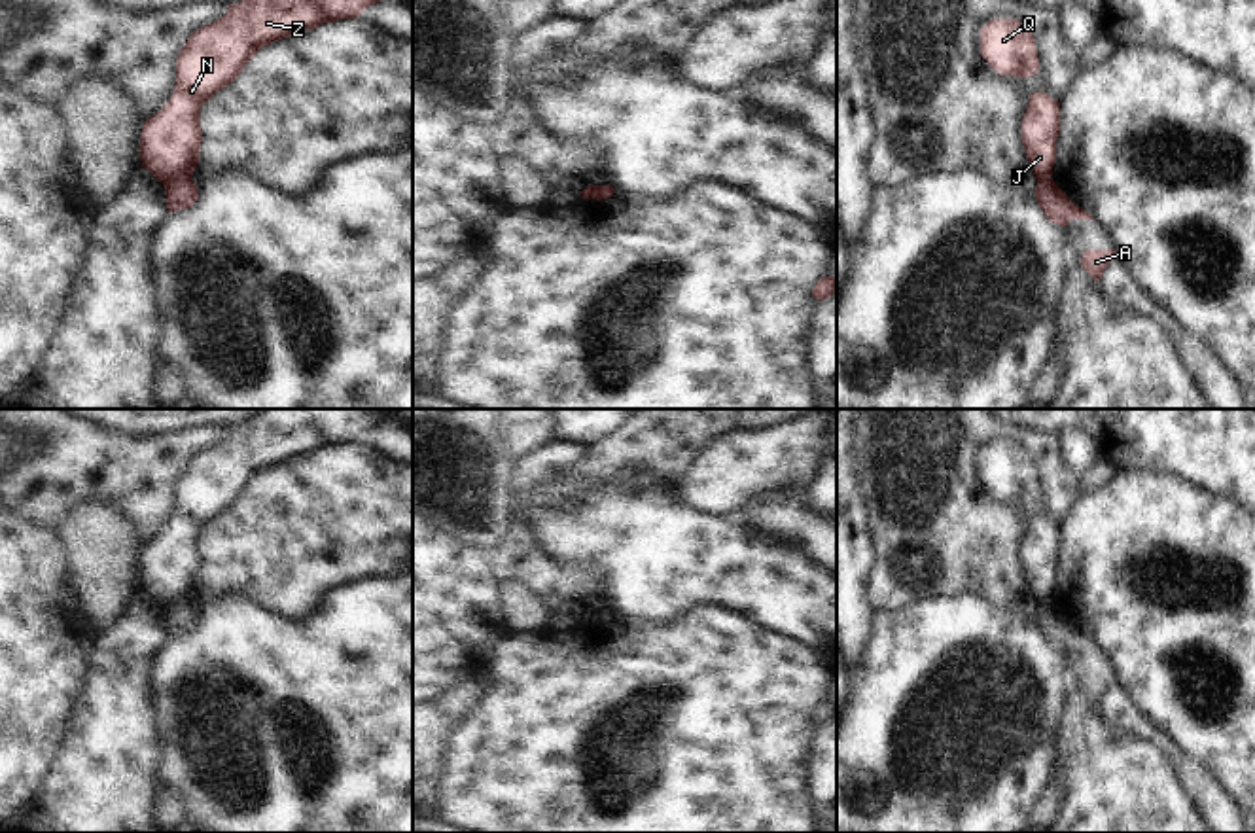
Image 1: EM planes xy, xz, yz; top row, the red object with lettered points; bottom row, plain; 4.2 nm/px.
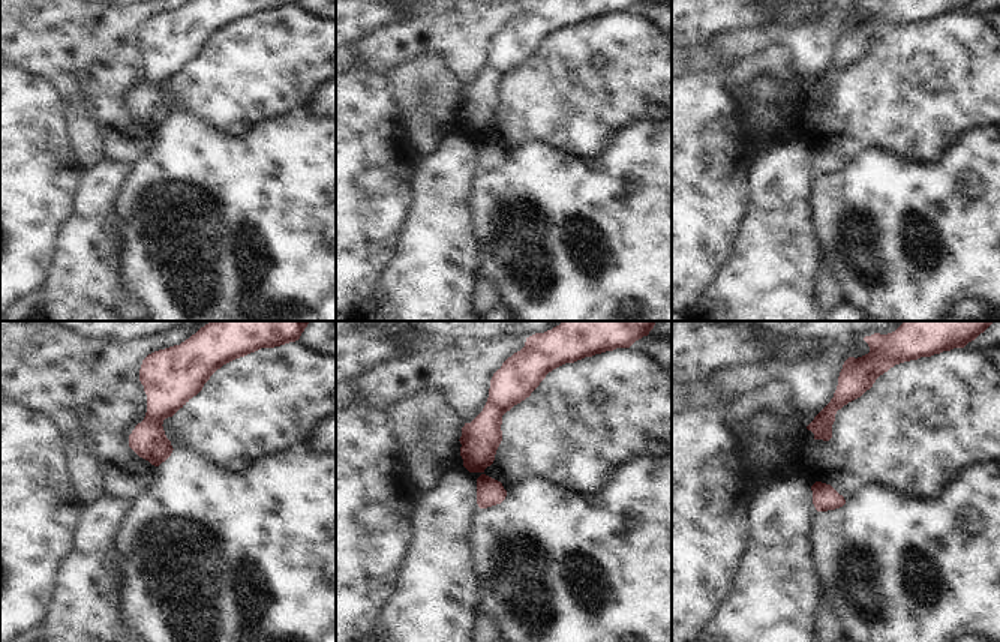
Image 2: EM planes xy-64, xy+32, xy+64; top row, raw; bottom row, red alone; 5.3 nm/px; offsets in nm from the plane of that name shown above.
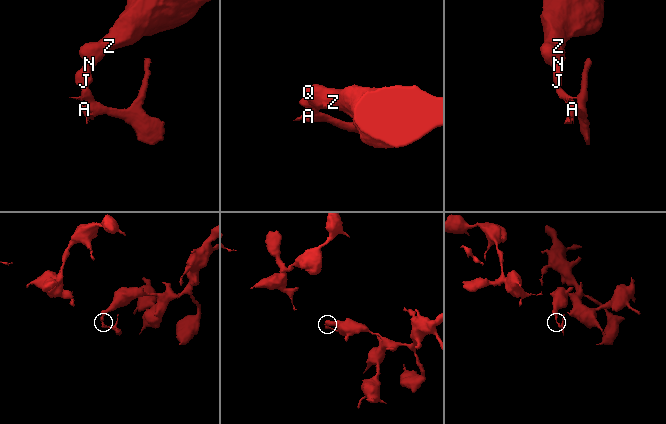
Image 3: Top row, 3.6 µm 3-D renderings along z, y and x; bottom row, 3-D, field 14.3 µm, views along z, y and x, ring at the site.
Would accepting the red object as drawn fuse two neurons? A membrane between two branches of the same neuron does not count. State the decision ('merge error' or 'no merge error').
merge error

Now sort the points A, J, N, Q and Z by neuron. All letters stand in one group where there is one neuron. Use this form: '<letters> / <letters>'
A / J N Q Z

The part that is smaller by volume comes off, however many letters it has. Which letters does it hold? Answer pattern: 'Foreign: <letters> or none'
Foreign: A

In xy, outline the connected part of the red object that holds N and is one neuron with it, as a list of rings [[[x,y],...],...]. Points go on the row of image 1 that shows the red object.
[[[242,0],[229,4],[221,19],[195,30],[182,47],[176,61],[174,93],[142,127],[142,167],[163,184],[180,174],[193,176],[203,144],[201,106],[233,83],[263,45],[324,23],[356,19],[377,2],[380,0]]]

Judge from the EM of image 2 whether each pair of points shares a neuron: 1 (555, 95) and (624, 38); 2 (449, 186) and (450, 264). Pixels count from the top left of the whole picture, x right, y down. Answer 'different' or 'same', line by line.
1: same
2: same

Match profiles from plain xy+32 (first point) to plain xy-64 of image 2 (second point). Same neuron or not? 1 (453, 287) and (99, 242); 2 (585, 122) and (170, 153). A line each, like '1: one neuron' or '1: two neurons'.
1: one neuron
2: two neurons

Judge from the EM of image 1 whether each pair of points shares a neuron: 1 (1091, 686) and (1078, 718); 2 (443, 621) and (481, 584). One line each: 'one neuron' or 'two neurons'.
1: two neurons
2: one neuron

